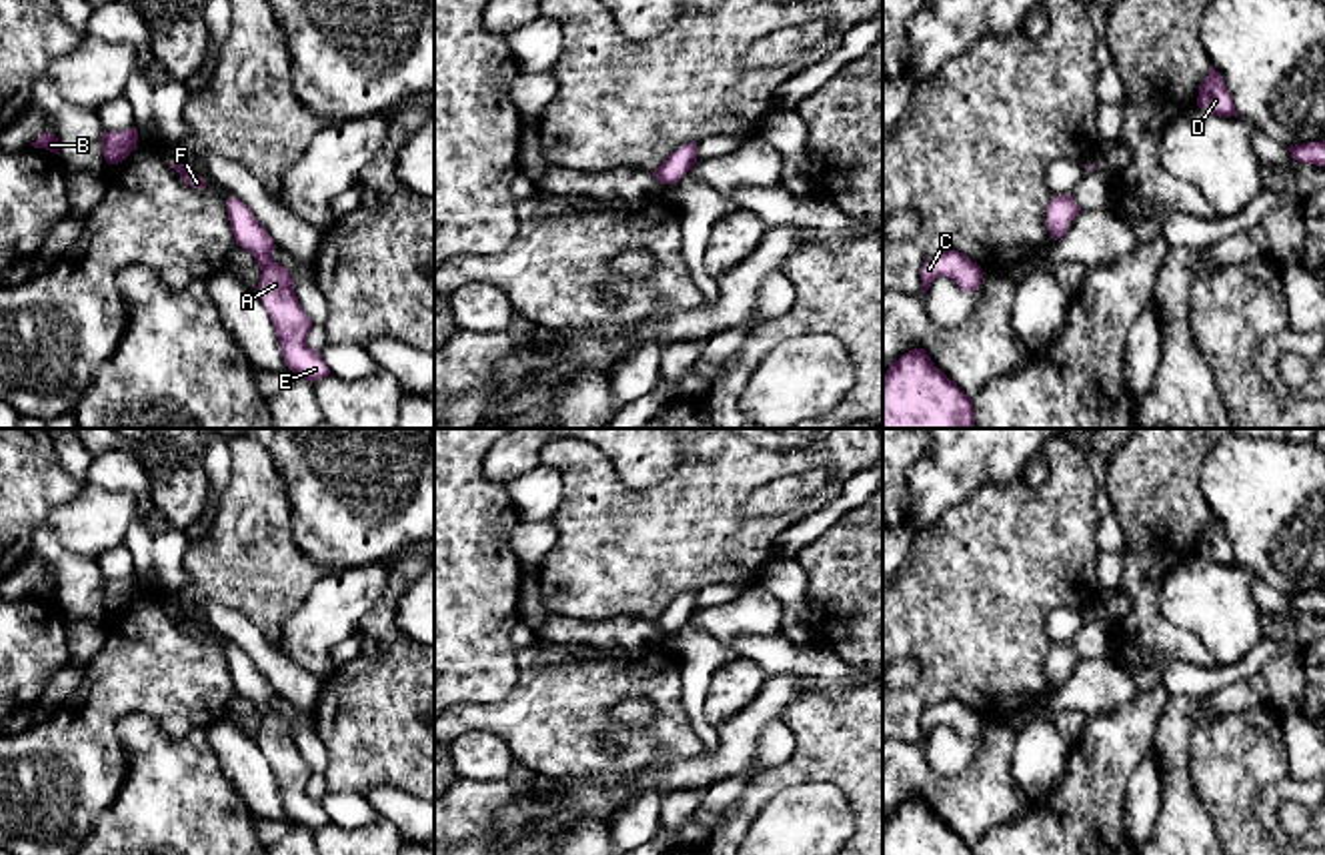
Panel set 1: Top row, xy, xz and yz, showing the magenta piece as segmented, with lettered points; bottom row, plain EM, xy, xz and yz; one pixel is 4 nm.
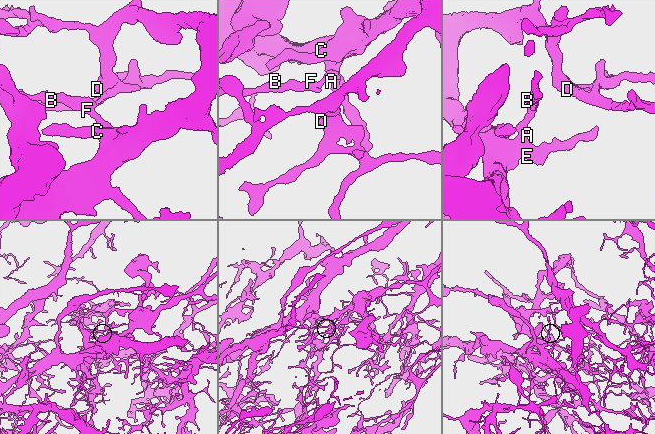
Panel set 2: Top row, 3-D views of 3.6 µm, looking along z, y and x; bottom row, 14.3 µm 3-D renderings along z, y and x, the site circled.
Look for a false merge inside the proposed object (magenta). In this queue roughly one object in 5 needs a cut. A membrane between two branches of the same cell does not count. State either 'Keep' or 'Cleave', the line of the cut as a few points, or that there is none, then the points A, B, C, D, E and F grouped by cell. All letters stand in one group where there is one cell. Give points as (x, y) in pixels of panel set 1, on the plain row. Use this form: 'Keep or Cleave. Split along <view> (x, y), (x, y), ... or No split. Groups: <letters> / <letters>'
Keep. No split. Groups: A B C D E F

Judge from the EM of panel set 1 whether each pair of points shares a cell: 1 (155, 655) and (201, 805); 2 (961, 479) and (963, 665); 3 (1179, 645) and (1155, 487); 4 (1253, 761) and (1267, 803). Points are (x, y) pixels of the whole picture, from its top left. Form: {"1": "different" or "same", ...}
{"1": "different", "2": "different", "3": "same", "4": "different"}

